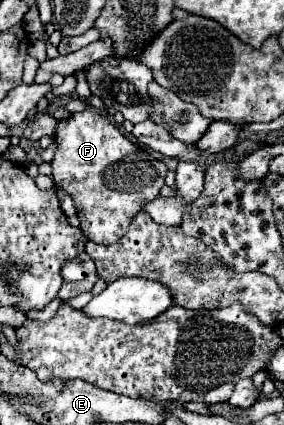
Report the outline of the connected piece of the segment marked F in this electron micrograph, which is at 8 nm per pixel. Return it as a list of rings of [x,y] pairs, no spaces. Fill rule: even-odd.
[[[85,108],[83,112],[59,120],[55,142],[57,150],[51,160],[53,180],[73,198],[81,220],[81,232],[87,240],[97,244],[117,242],[143,202],[155,200],[165,184],[167,166],[147,156],[145,150],[135,148],[137,144],[127,140],[109,118],[99,116],[95,108]]]

